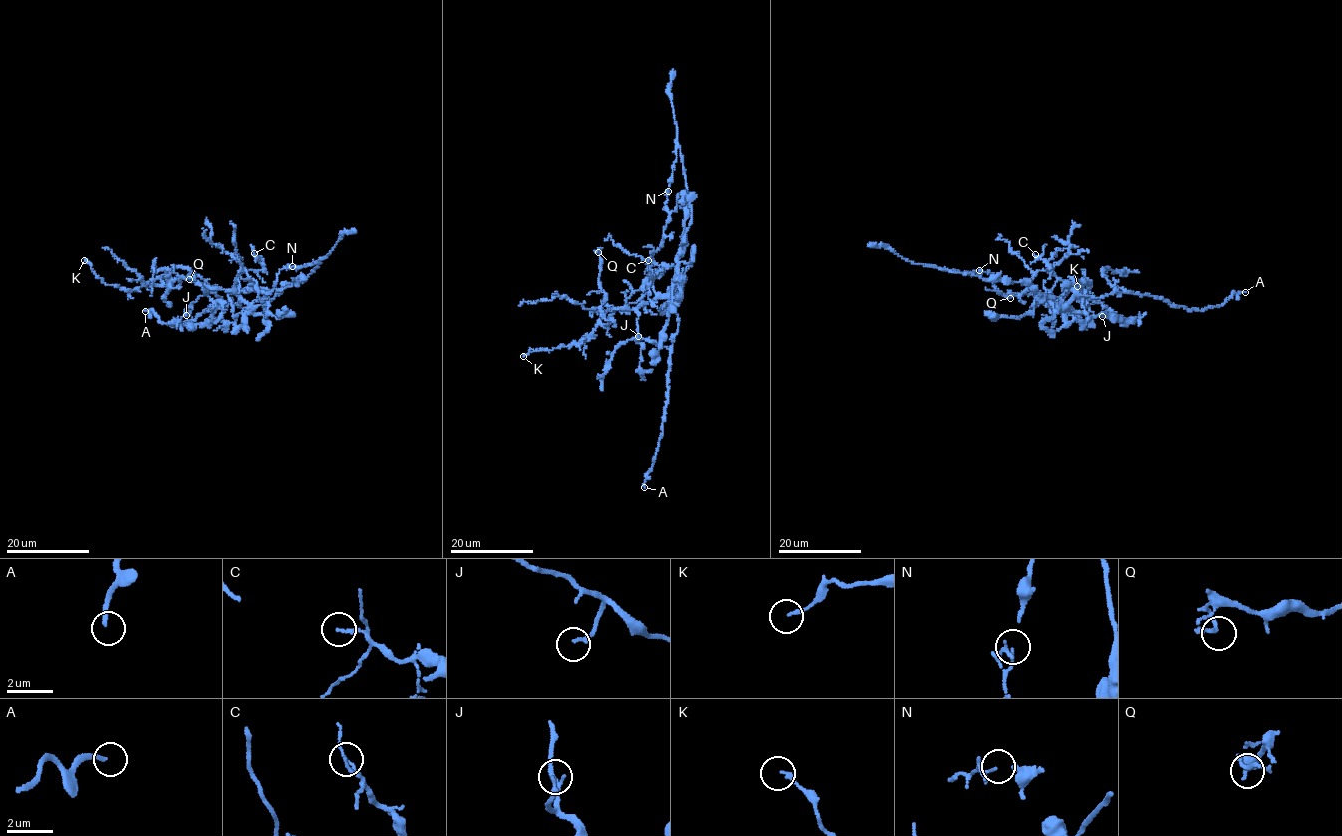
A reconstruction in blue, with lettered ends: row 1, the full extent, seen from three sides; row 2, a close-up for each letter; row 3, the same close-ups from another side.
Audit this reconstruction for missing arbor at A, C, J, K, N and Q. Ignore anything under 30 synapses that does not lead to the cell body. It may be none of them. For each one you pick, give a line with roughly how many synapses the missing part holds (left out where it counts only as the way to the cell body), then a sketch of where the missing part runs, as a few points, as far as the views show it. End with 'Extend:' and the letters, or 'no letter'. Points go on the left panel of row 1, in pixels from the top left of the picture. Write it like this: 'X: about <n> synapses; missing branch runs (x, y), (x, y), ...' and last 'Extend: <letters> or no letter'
A: missing branch runs (145, 311), (120, 305), (87, 332)
Extend: A

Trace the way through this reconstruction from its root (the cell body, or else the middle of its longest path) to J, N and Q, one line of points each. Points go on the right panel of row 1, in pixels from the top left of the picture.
J: (1065, 305), (1067, 309), (1075, 294), (1073, 289), (1076, 289), (1084, 297), (1106, 306), (1107, 313), (1102, 316)
N: (1065, 305), (1075, 292), (1053, 273), (1038, 271), (1026, 290), (1007, 297), (994, 285), (993, 272), (979, 270)
Q: (1065, 305), (1067, 309), (1075, 287), (1066, 287), (1060, 300), (1035, 291), (1008, 292), (1010, 298)

